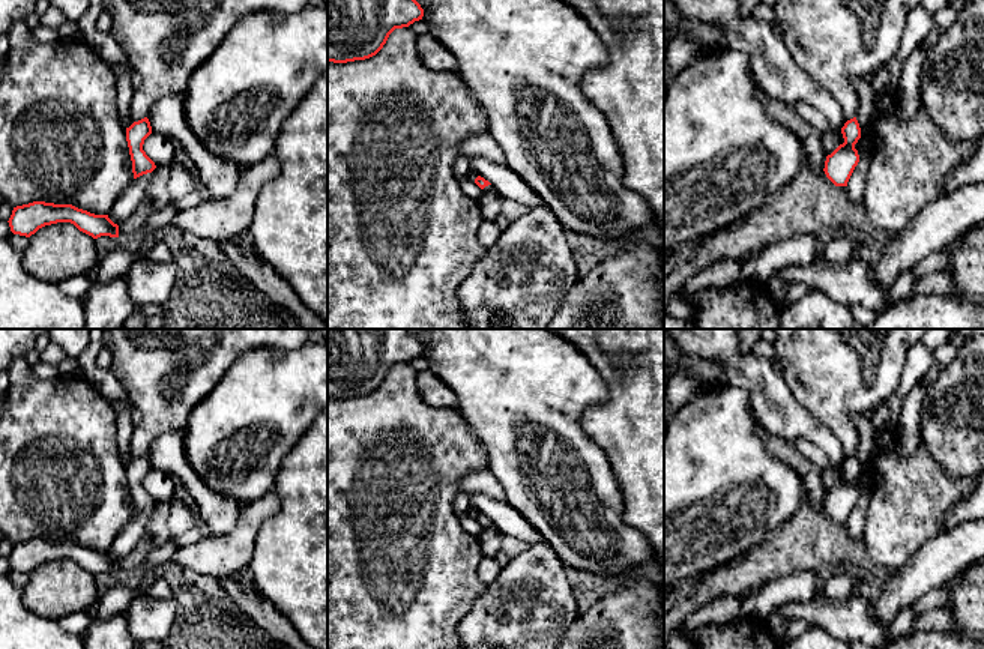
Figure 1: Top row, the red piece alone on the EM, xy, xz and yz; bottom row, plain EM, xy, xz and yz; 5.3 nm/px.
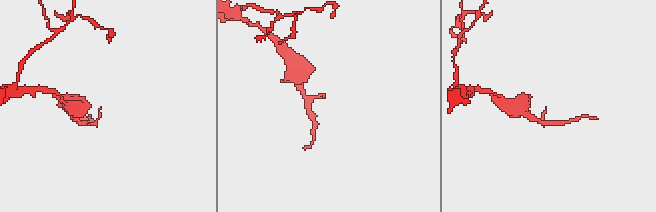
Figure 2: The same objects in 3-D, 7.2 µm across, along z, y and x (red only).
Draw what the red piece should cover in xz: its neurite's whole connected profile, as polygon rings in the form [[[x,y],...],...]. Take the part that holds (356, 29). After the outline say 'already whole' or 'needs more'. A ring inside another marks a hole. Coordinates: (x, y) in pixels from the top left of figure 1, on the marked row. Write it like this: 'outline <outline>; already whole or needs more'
outline [[[327,0],[327,62],[347,63],[376,56],[395,29],[422,20],[416,0]]]; already whole

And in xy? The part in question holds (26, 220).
outline [[[33,201],[17,206],[8,222],[14,234],[26,237],[45,225],[57,222],[71,222],[93,239],[101,236],[119,237],[119,225],[108,215],[95,215],[72,204]]]; already whole

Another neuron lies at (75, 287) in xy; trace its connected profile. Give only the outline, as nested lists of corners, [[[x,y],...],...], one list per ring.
[[[78,275],[59,284],[62,291],[72,299],[81,299],[92,285],[93,282],[86,275]]]

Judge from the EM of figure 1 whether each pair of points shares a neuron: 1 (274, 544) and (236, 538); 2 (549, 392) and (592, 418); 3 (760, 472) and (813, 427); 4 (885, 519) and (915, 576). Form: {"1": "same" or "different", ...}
{"1": "different", "2": "different", "3": "different", "4": "different"}

